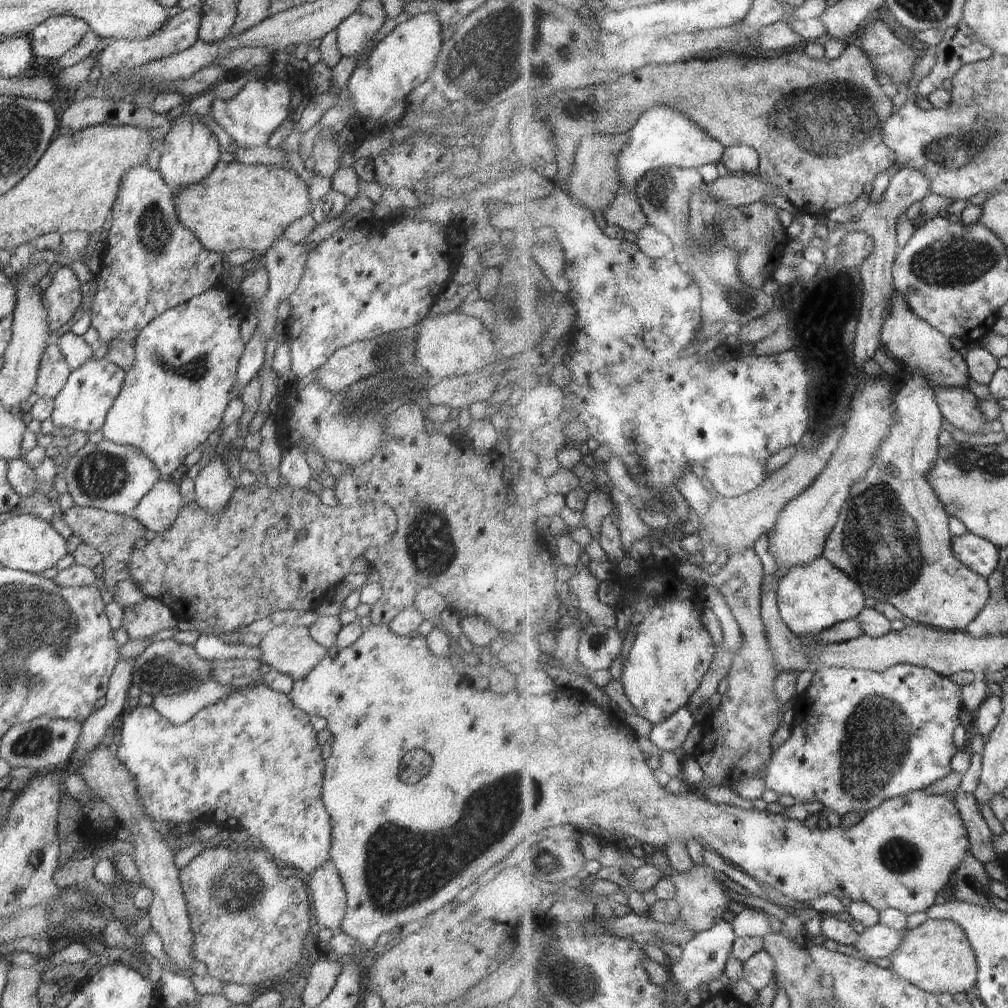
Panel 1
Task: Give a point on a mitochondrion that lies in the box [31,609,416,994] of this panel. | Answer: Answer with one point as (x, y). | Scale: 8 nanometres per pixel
(238, 880)

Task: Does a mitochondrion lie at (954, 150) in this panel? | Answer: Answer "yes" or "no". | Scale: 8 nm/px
yes

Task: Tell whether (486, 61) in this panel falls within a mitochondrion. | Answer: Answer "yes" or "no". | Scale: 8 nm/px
yes

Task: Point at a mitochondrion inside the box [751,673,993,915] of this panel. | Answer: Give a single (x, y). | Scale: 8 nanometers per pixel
(875, 743)

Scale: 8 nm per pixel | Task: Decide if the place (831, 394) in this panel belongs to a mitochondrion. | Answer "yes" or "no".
no

